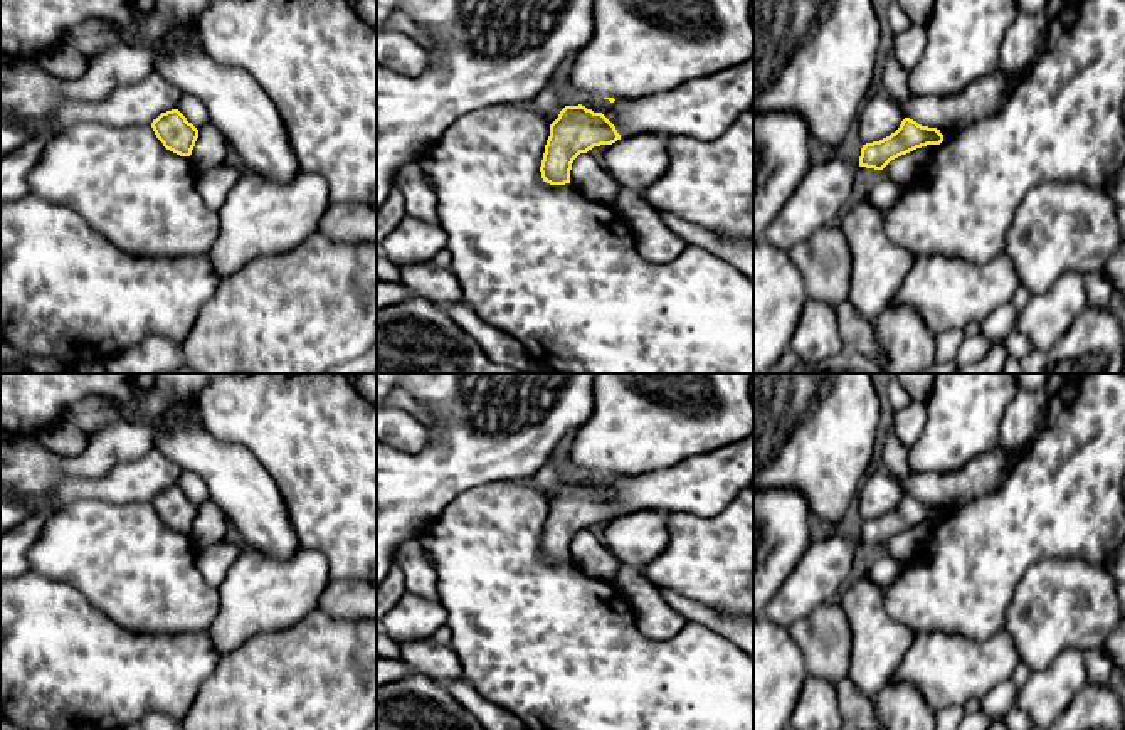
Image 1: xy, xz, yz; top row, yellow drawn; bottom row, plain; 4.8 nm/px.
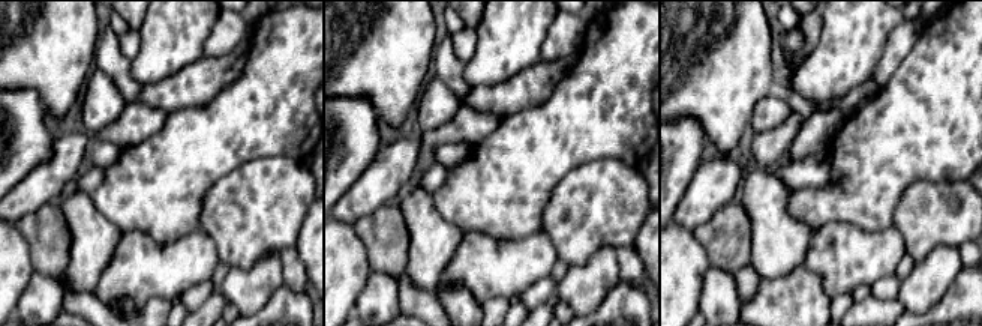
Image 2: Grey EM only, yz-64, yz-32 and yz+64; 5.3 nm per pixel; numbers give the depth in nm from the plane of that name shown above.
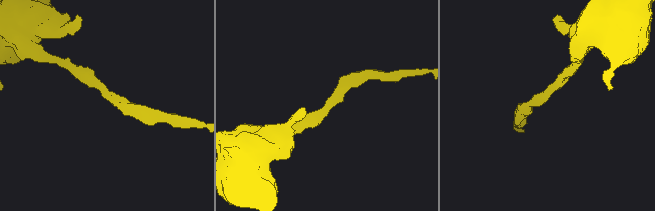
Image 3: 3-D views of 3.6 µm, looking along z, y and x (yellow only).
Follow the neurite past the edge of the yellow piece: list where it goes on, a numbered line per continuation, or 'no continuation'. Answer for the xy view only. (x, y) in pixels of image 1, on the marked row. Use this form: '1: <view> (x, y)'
no continuation

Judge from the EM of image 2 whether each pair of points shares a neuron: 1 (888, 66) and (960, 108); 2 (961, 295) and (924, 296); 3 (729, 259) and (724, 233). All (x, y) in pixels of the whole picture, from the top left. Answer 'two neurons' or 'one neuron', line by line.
1: two neurons
2: two neurons
3: one neuron

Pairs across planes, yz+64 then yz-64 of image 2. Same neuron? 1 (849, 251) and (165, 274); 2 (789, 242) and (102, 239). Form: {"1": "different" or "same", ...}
{"1": "same", "2": "same"}

